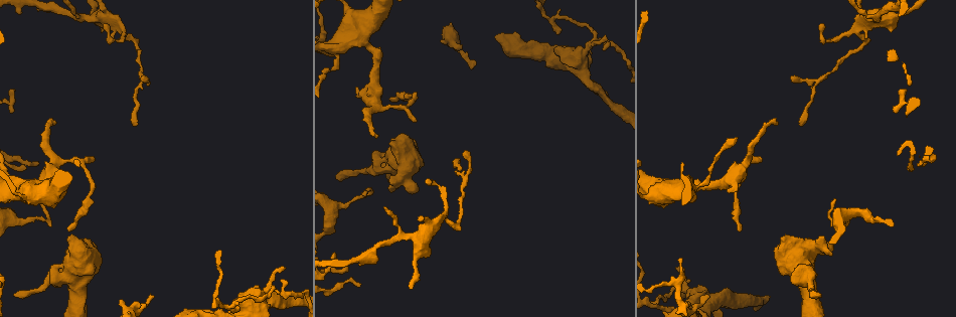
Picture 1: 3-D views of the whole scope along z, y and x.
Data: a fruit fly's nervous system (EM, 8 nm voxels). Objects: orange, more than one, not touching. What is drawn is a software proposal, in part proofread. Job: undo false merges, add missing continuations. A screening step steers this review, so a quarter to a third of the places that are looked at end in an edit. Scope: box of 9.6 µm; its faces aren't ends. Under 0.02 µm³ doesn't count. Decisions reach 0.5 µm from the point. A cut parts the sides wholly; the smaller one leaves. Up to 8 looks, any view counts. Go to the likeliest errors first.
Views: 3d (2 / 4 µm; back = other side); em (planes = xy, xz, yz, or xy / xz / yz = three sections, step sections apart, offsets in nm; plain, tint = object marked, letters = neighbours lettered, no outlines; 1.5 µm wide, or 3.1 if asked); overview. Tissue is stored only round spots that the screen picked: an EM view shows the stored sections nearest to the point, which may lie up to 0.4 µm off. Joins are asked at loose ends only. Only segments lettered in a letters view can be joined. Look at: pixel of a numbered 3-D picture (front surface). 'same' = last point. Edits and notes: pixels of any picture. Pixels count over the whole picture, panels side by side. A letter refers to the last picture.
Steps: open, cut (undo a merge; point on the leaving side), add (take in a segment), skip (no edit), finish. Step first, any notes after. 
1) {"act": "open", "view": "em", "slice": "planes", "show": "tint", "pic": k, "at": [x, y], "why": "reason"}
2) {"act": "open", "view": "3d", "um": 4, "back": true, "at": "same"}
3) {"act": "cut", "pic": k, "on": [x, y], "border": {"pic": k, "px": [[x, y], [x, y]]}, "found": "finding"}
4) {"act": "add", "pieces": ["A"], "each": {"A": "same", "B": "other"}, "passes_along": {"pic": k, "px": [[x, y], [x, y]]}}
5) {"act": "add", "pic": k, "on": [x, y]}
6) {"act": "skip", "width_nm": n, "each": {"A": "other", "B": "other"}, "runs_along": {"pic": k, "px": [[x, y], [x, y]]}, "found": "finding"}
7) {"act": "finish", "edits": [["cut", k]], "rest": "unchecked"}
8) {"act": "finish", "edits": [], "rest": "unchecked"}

{"act": "open", "view": "3d", "um": 4, "pic": 1, "at": [356, 87], "why": "an open end"}

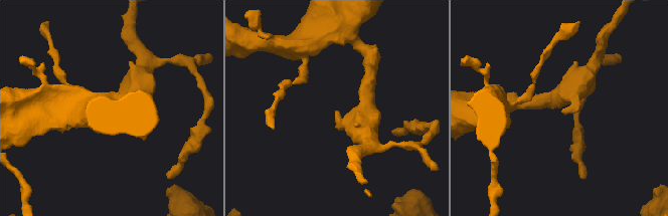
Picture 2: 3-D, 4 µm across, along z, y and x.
{"act": "open", "view": "em", "slice": "planes", "show": "letters", "pic": 2, "at": [336, 112]}

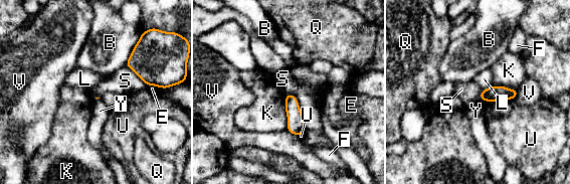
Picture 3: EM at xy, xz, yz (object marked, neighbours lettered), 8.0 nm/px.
{"act": "skip", "each": {"B": "other", "E": "other", "F": "other", "K": "other", "L": "other", "Q": "other", "S": "other", "U": "other", "V": "other", "Y": "other"}, "border": {"pic": 3, "px": [[126, 64], [147, 84]]}, "found": "none of them fits"}

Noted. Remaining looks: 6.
{"act": "open", "view": "em", "slice": "planes", "show": "tint", "pic": 1, "at": [595, 39]}

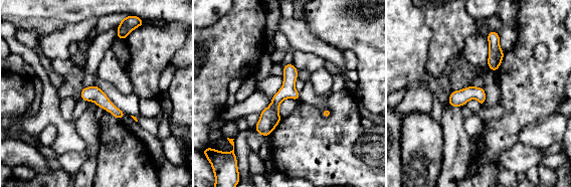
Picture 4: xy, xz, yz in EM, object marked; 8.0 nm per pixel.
{"act": "open", "view": "em", "slice": "planes", "show": "letters", "at": "same"}

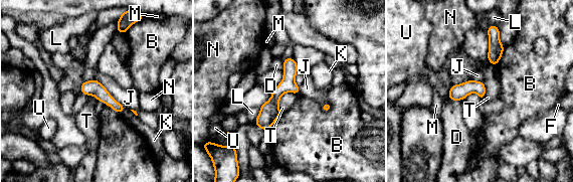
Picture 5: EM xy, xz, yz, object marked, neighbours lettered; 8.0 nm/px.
{"act": "cut", "pic": 5, "on": [288, 84], "each": {"B": "other", "D": "other", "F": "other", "J": "other", "K": "other", "L": "other", "M": "other", "N": "other", "T": "other", "U": "other"}, "border": {"pic": 5, "px": [[271, 96], [272, 102], [277, 107]]}, "found": "a second neuron is stuck on"}

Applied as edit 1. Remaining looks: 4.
{"act": "open", "view": "em", "slice": "planes", "show": "letters", "pic": 1, "at": [120, 300], "why": "branch stops here"}

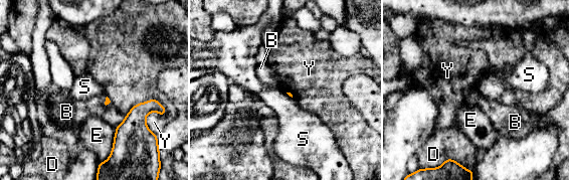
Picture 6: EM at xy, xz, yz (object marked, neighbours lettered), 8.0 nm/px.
{"act": "skip", "each": {"B": "other", "D": "other", "E": "other", "S": "other", "Y": "other"}, "border": {"pic": 6, "px": [[154, 98], [137, 103], [125, 115]]}, "found": "no lettered segment goes on from it"}

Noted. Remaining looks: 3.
{"act": "finish", "edits": [["cut", 5]], "rest": "unchecked"}

